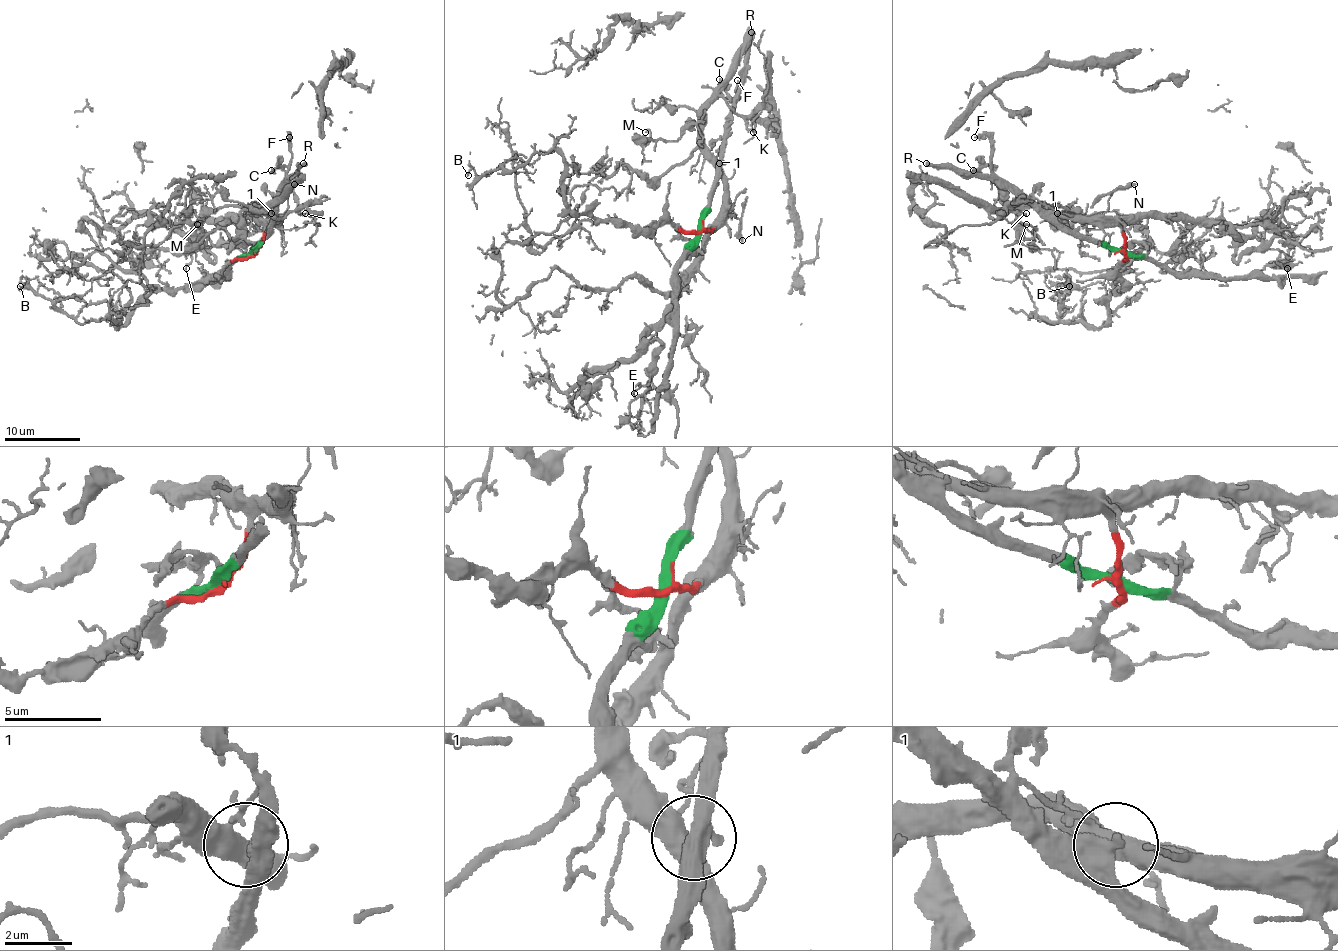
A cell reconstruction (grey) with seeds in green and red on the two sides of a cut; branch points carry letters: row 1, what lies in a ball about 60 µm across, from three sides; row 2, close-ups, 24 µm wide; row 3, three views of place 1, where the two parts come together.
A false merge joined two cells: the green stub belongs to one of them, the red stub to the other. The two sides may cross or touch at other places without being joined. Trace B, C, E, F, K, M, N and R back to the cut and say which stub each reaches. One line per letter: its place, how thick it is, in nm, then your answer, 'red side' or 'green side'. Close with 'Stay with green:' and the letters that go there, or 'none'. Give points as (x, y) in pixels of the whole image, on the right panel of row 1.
B: (1069, 286) | 30 nm | red side
C: (973, 170) | 360 nm | green side
E: (1287, 268) | 130 nm | red side
F: (974, 137) | 240 nm | green side
K: (1026, 213) | 190 nm | red side
M: (1026, 224) | 140 nm | red side
N: (1134, 184) | 360 nm | red side
R: (926, 163) | 400 nm | green side
Stay with green: C, F, R

